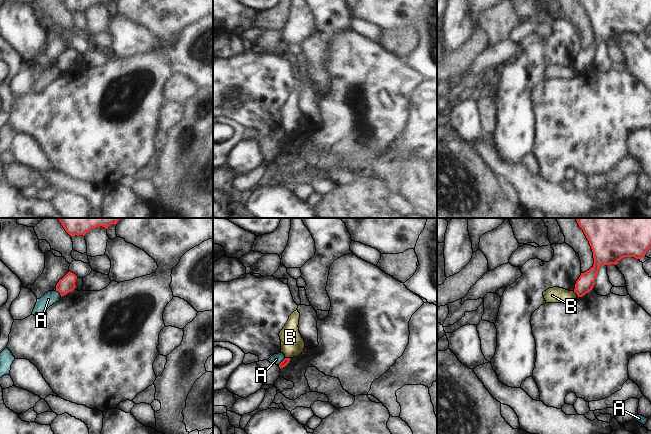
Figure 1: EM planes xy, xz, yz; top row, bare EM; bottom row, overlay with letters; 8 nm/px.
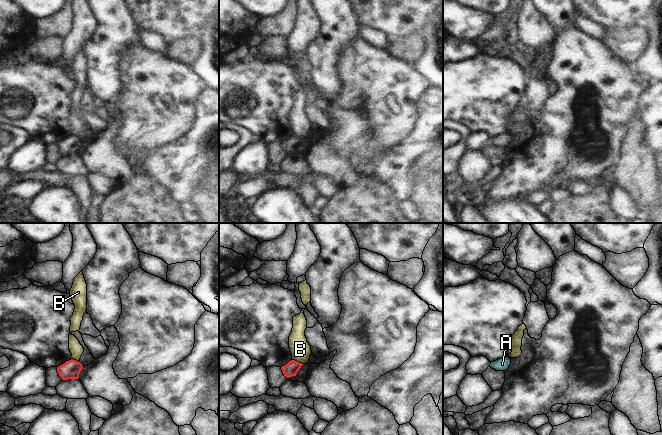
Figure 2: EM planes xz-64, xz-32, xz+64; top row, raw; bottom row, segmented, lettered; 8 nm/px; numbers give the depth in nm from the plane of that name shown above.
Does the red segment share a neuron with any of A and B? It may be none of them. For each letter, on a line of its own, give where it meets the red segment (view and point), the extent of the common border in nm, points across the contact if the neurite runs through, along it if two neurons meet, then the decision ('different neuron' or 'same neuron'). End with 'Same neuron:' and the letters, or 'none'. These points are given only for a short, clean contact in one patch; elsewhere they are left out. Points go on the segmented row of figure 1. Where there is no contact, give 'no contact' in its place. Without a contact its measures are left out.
A: contact xz (281, 362); length 90 nm; border xz (285, 358), (278, 365); different neuron
B: contact xz (287, 358); length 40 nm; border xz (285, 357), (289, 358); different neuron
Same neuron: none

